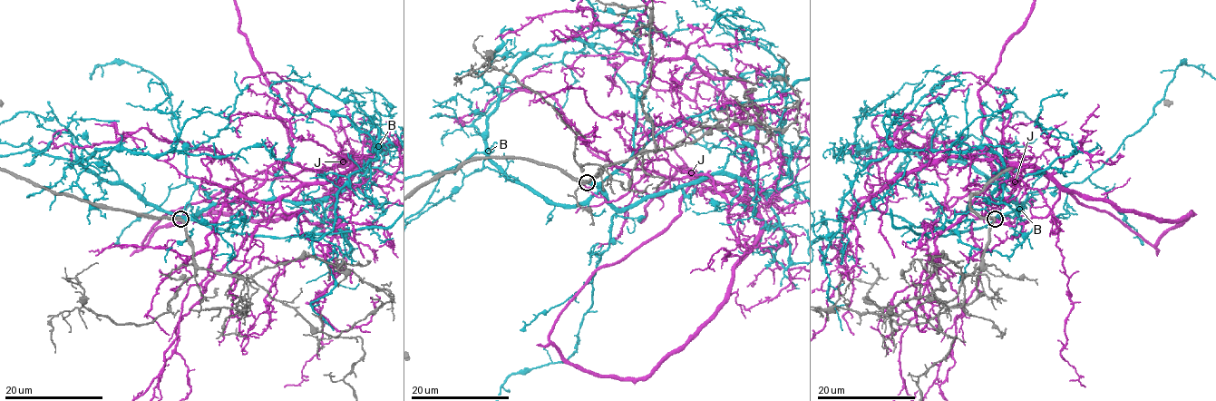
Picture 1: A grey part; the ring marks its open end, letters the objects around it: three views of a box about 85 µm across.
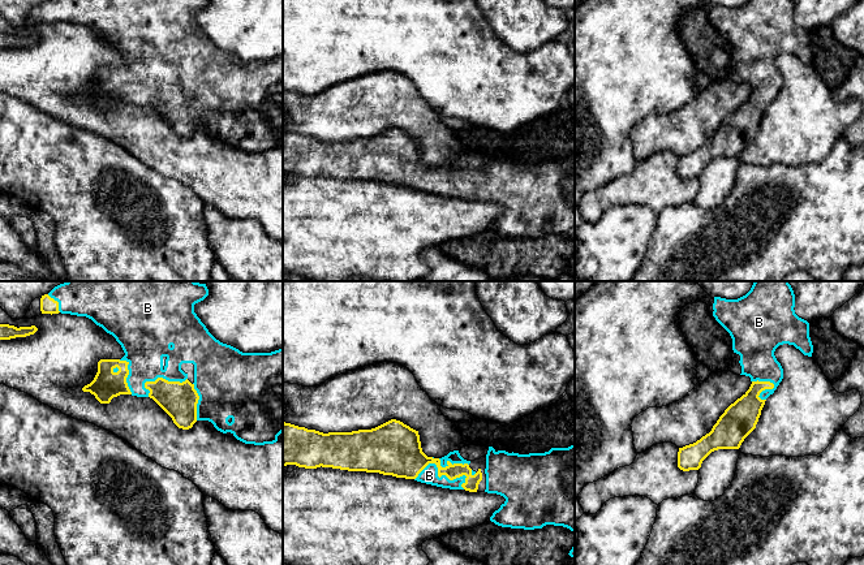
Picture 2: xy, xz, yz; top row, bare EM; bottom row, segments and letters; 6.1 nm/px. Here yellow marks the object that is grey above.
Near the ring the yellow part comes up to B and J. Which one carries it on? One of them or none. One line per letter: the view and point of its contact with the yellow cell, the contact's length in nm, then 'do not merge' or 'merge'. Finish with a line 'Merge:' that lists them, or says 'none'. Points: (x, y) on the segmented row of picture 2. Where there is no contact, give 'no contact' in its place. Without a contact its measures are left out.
B: xz (438, 473) | 320 nm | merge
J: no contact | do not merge
Merge: B

